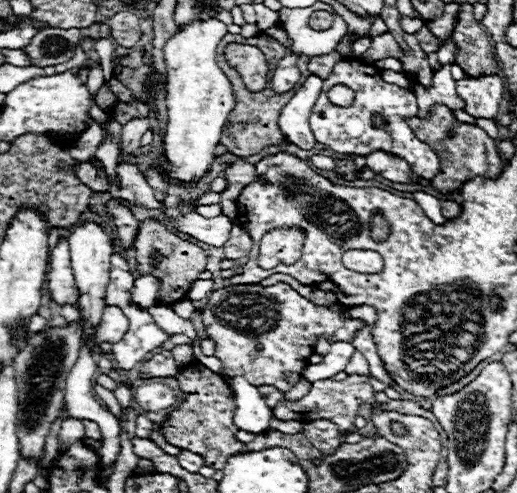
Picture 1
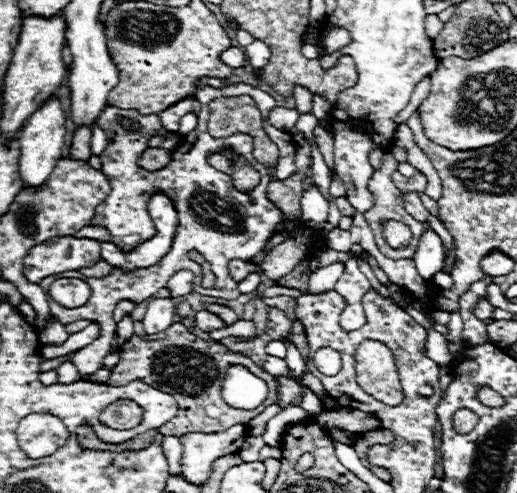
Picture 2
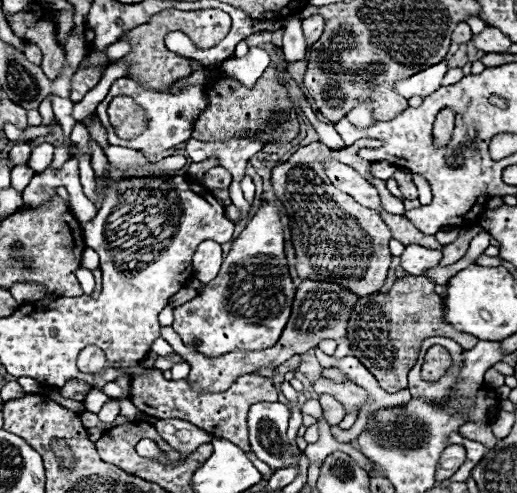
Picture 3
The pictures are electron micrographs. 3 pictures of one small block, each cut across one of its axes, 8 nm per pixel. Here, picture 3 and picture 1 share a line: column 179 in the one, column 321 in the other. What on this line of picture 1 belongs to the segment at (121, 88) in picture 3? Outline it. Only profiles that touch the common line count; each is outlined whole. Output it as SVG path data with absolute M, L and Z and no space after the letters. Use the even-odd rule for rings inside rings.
M342 60L340 64L334 66L332 74L324 80L320 98L316 100L316 106L308 118L310 130L316 138L318 144L338 152L338 154L354 154L354 156L366 156L370 152L382 150L388 152L396 158L402 158L408 162L410 172L412 172L412 182L418 184L420 180L432 180L434 174L440 170L440 160L436 152L420 142L416 134L410 130L406 124L406 118L416 116L416 96L410 90L400 90L396 84L388 84L382 80L380 70L368 64L360 62L346 62ZM334 84L344 84L354 90L354 102L350 106L334 106L328 98L328 90ZM380 114L386 122L384 128L374 128L372 116Z

